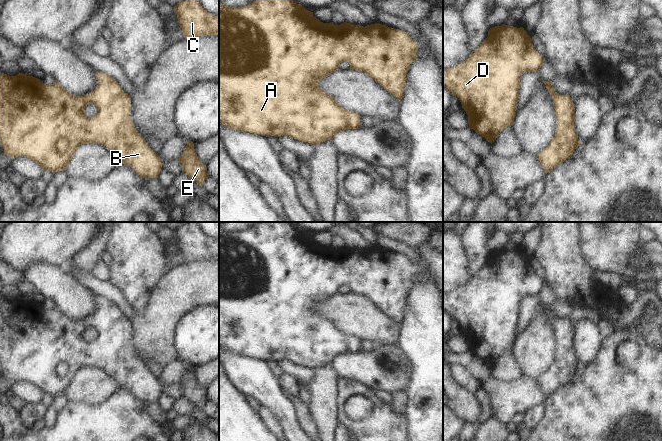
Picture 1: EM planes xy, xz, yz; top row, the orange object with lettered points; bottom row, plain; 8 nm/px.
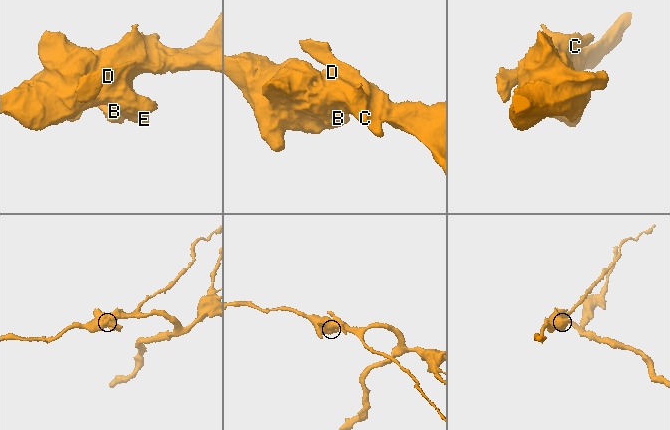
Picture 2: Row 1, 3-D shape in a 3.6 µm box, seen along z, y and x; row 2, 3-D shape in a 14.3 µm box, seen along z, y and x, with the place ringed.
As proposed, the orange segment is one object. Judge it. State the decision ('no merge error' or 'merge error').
no merge error

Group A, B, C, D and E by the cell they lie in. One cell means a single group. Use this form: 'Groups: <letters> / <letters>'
Groups: A B C D E.

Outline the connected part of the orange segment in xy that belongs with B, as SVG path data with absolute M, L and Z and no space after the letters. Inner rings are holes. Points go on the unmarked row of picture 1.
M96 295L98 309L89 318L84 320L76 320L69 317L58 305L56 305L52 310L48 310L43 307L40 303L33 300L26 300L22 296L16 300L9 300L7 298L0 298L0 365L4 373L4 379L9 379L11 382L15 383L19 380L27 381L36 387L38 387L43 394L51 395L53 398L60 394L65 394L73 383L73 379L76 377L77 373L85 367L96 367L102 368L113 375L117 379L121 388L130 390L138 399L143 402L157 402L158 398L162 394L162 385L158 379L148 370L145 362L136 354L134 347L131 343L131 321L125 317L118 306L112 301L104 298L102 296ZM89 327L94 328L98 337L93 342L87 342L85 340L85 332Z

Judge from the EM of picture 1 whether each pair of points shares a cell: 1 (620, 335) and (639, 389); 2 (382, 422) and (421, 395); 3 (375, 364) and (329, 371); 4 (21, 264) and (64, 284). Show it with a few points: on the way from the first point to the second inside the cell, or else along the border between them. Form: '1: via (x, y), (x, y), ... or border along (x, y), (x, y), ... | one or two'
1: via (611, 349), (611, 363), (625, 377) | one
2: border along (404, 416), (406, 430) | two
3: border along (332, 363), (341, 377) | two
4: border along (52, 263), (36, 262), (25, 272) | two

